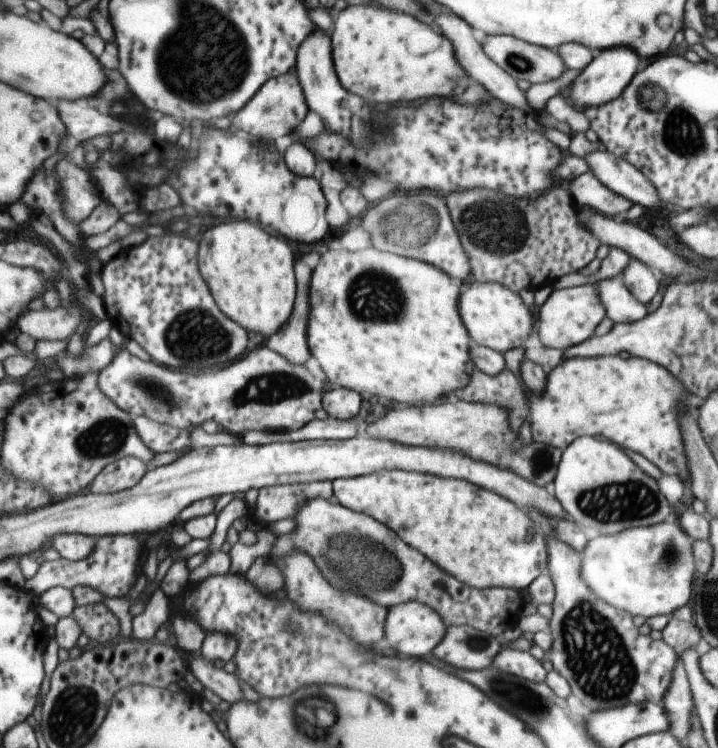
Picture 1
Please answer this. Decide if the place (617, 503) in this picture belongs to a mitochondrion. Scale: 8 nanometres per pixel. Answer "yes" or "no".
yes

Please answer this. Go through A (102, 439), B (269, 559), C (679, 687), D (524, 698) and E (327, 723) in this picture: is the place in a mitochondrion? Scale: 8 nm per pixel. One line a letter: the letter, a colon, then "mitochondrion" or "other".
A: mitochondrion
B: other
C: other
D: mitochondrion
E: mitochondrion

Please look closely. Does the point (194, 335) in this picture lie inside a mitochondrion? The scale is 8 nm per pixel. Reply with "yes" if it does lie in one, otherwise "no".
yes

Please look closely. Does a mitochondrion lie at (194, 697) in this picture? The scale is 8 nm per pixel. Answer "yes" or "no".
no

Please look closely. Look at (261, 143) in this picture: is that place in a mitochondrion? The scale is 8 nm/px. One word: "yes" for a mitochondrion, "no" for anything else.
no

